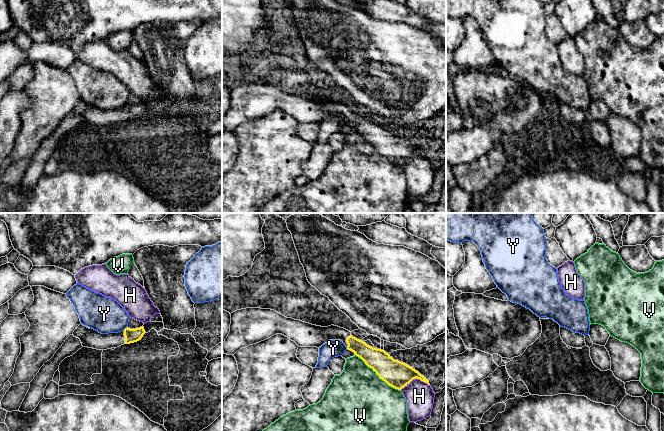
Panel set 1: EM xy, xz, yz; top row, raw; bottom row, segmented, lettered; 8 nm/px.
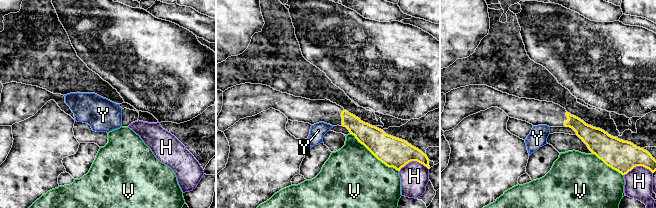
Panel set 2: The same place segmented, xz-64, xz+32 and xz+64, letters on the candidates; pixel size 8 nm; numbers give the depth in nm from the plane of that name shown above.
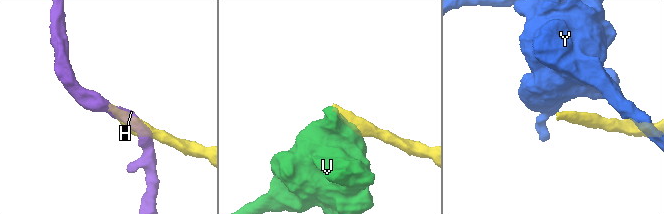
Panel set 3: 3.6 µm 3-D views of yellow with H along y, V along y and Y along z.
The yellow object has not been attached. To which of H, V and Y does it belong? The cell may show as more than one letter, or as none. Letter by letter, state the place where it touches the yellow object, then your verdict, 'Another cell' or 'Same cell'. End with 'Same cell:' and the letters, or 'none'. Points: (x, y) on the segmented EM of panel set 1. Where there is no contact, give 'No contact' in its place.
H: Touches yellow at xz (414, 378). Another cell
V: Touches yellow at xz (377, 374). Another cell
Y: Touches yellow at xy (125, 328). Another cell
Same cell: none

